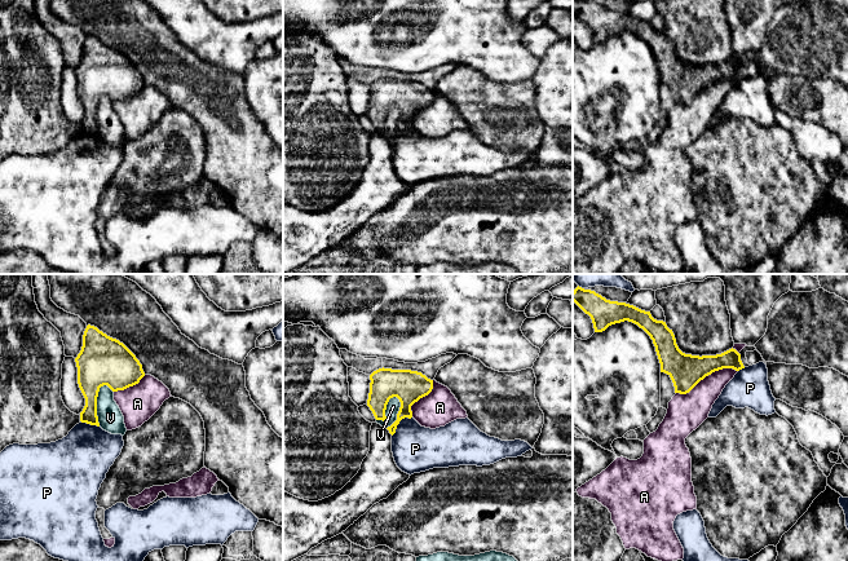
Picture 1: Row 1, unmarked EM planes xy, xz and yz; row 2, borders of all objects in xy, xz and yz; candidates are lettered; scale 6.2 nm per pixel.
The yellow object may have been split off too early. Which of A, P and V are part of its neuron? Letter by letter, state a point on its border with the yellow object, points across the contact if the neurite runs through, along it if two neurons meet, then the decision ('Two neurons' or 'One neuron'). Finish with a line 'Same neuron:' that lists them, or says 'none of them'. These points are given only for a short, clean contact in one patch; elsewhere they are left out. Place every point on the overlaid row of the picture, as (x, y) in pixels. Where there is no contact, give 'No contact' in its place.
A: Touches yellow at yz (706, 375). Two neurons
P: Touches yellow at xz (398, 423). Two neurons
V: Touches yellow at xz (398, 412). Boundary: xz (396, 396), (400, 402), (400, 410), (397, 418), (387, 428). Two neurons
Same neuron: none of them

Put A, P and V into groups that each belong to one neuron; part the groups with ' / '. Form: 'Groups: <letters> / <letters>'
Groups: A / P / V

